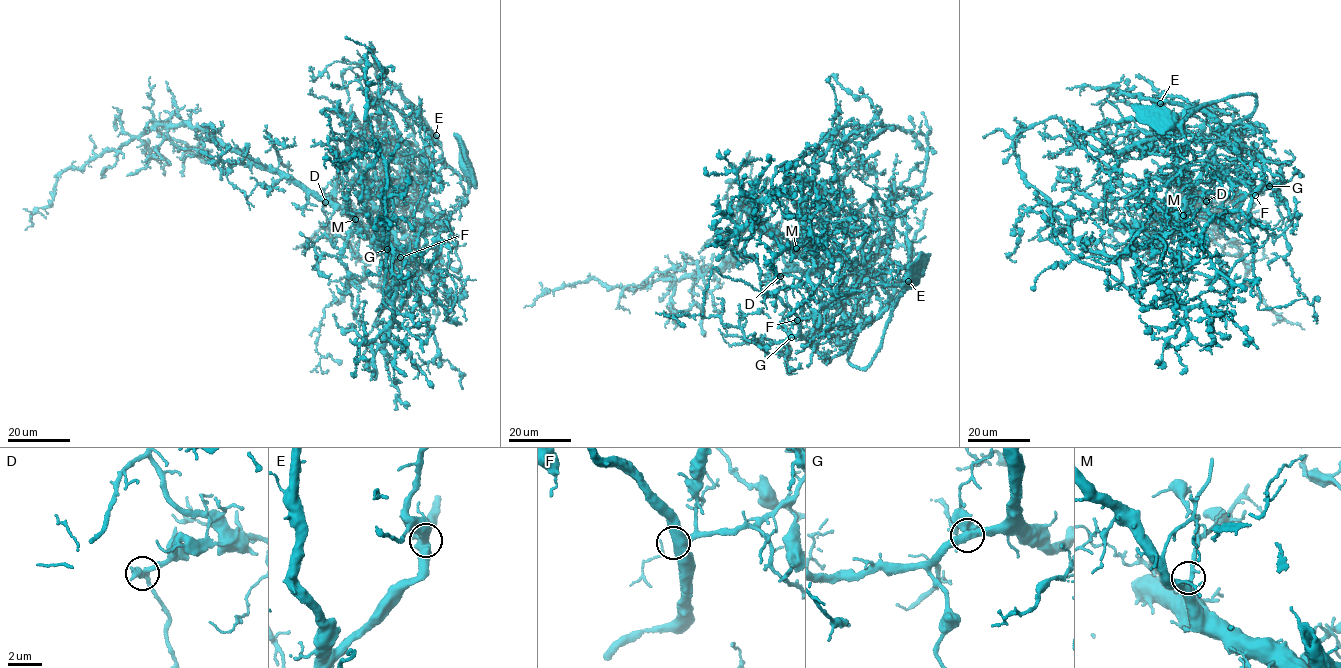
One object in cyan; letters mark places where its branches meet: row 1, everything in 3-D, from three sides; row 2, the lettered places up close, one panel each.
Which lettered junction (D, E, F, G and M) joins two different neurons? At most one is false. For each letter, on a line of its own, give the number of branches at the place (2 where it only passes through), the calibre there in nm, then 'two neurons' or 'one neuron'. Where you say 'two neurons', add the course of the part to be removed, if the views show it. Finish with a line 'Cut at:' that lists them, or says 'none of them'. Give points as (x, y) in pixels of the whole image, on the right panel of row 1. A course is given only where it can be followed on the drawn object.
D: 3 branches meet; 360 nm thick; two neurons; foreign part runs (1205, 202), (1268, 186), (1229, 285), (1183, 303), (1079, 260), (1050, 204), (1015, 261)
E: 3 branches meet; 440 nm thick; one neuron
F: 3 branches meet; 440 nm thick; one neuron
G: 3 branches meet; 420 nm thick; one neuron
M: 3 branches meet; 320 nm thick; one neuron
Cut at: D

